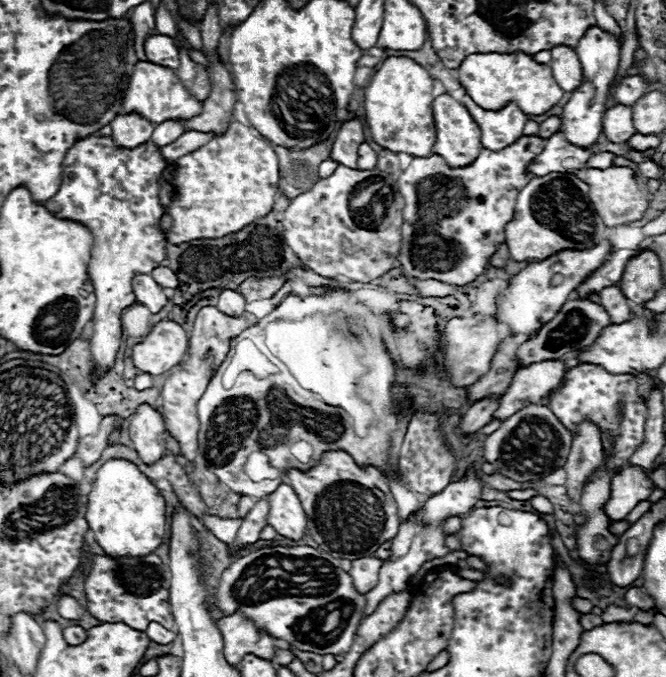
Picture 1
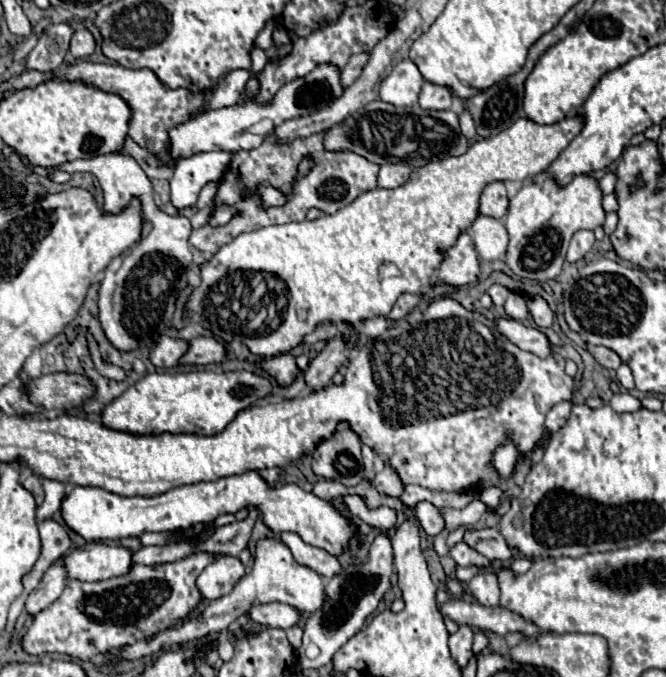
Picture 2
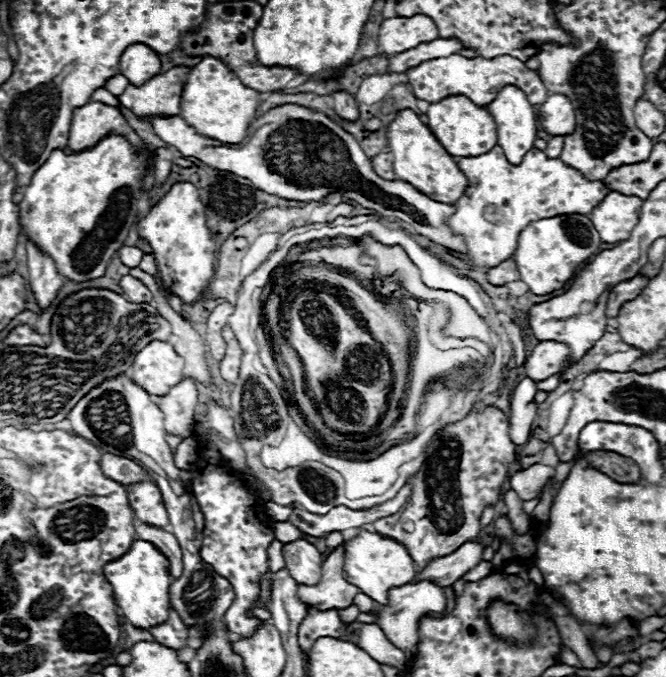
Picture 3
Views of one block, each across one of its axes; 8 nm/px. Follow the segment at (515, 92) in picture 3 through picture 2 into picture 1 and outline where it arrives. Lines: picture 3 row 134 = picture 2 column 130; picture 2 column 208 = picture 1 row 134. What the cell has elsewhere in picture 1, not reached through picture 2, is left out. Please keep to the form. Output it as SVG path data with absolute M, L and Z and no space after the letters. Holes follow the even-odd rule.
M464 92L460 104L464 104L470 116L478 122L482 130L482 146L494 152L514 144L522 136L522 128L528 120L528 116L512 102L500 110L484 110Z

